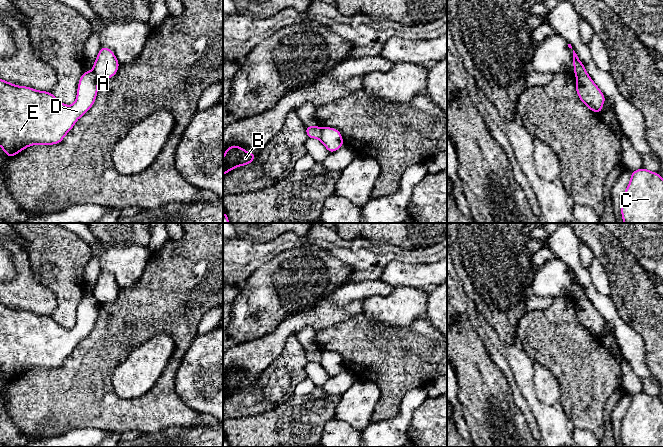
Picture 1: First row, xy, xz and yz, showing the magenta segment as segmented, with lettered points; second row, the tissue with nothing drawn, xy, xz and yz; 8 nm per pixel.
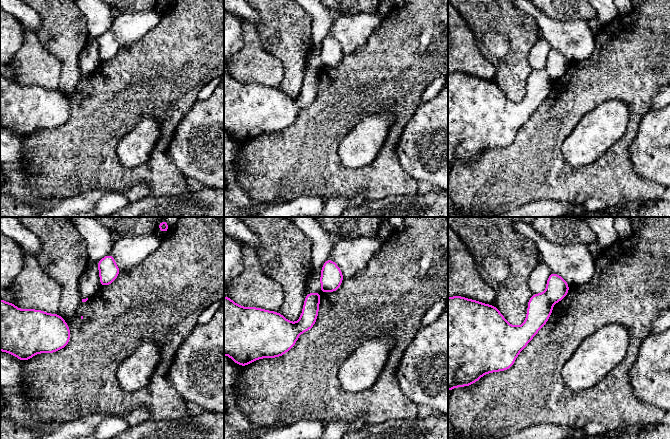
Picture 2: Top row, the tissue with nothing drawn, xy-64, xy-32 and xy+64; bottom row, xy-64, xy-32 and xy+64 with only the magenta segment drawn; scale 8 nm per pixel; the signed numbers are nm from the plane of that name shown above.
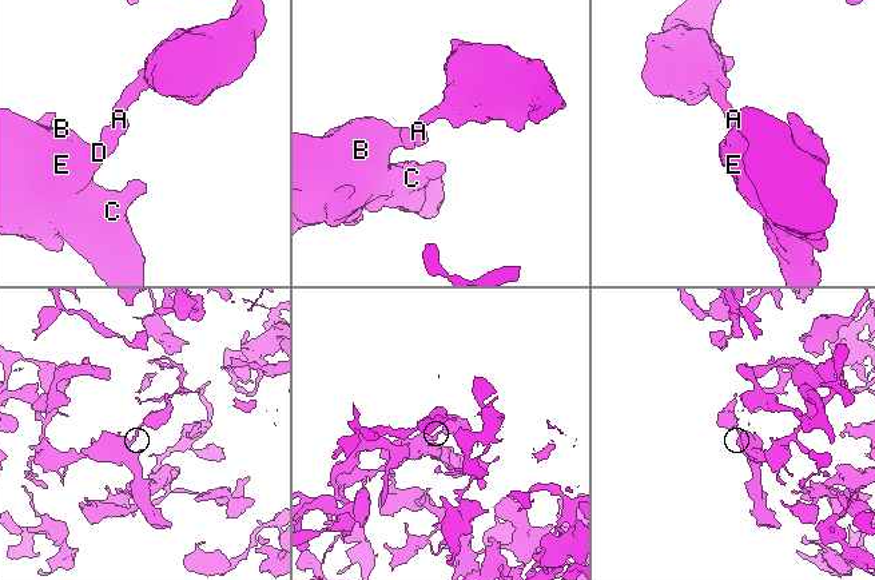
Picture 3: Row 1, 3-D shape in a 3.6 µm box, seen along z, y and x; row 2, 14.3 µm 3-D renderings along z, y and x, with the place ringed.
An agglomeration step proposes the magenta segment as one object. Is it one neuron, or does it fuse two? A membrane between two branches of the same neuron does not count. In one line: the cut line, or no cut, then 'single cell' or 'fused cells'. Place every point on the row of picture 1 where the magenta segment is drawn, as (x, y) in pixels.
xz (320, 128), (321, 140) | fused cells

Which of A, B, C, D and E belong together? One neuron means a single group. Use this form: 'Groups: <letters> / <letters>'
Groups: A / B C D E

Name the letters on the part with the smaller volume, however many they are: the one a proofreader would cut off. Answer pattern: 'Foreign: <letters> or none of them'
Foreign: A

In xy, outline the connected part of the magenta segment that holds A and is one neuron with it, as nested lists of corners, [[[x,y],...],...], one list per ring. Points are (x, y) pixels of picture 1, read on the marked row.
[[[101,47],[94,62],[93,71],[99,79],[112,78],[117,73],[119,64],[112,50]]]

